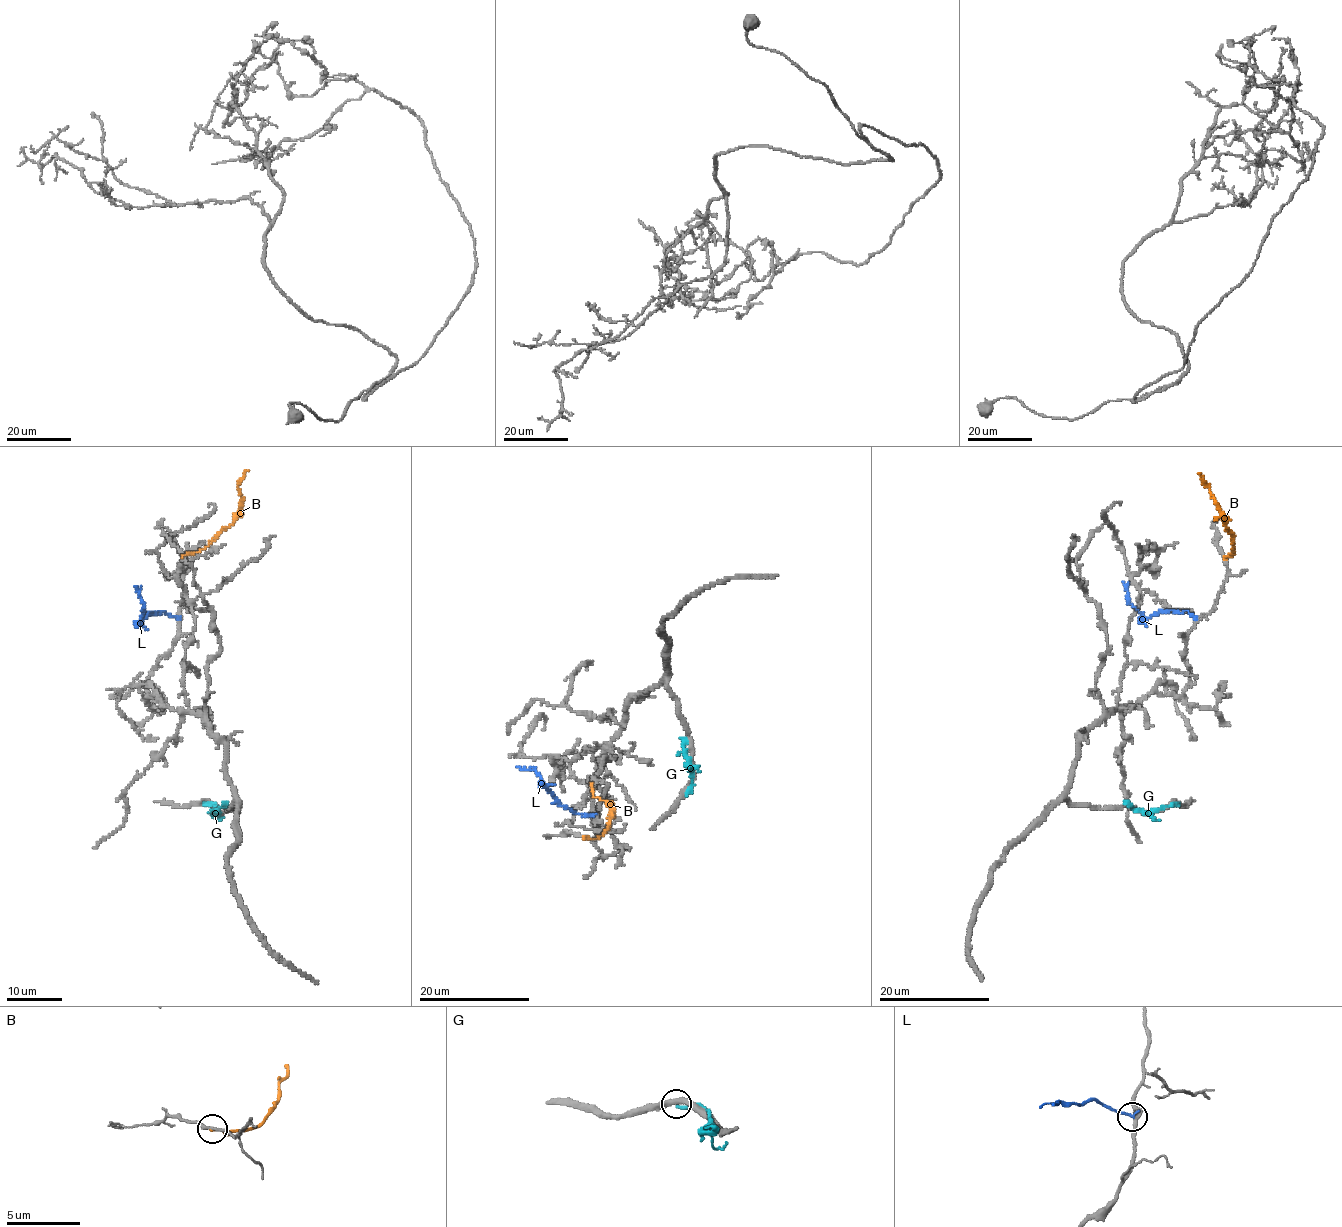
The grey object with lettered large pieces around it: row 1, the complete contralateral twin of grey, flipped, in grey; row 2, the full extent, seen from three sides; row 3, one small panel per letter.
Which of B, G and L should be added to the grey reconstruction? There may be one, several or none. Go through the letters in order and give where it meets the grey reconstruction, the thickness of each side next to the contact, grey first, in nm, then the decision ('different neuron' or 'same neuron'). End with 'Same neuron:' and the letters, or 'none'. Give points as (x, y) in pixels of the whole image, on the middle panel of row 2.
B: meets grey at (584, 837); 220 nm thick on the grey side, 200 nm on the other; different neuron
G: meets grey at (685, 794); 400 nm thick on the grey side, 240 nm on the other; different neuron
L: meets grey at (595, 815); 200 nm thick on the grey side, 200 nm on the other; same neuron
Same neuron: L

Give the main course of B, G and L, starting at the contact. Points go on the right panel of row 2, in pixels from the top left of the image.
B: (1224, 557), (1231, 556), (1234, 551), (1233, 537), (1209, 487), (1199, 474)
G: (1177, 803), (1144, 812), (1133, 809), (1123, 801)
L: (1195, 619), (1183, 611), (1161, 610), (1145, 617), (1129, 602), (1123, 582)

